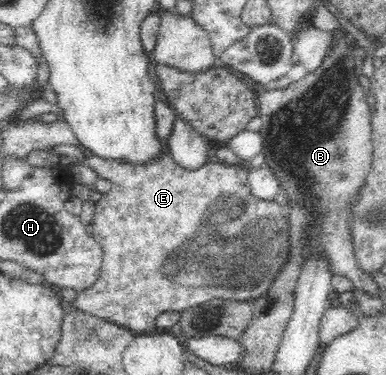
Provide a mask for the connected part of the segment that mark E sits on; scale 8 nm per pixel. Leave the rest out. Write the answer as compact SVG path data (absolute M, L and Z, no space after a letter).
M160 154L153 160L136 165L114 159L107 160L98 156L89 156L84 159L84 164L96 171L98 177L111 181L111 189L108 193L103 193L102 199L96 202L96 210L91 221L93 226L91 235L101 245L103 251L103 265L96 283L88 289L79 291L74 301L65 303L66 313L77 309L77 311L82 313L128 328L136 334L146 333L146 331L156 328L156 317L166 313L166 311L182 312L185 309L202 305L212 298L224 298L233 302L241 302L254 300L264 295L270 289L272 282L277 277L277 273L282 269L288 257L288 245L292 241L289 234L291 231L288 231L288 219L286 219L284 211L280 211L282 209L280 205L258 200L258 198L252 196L251 188L246 183L248 166L244 164L228 165L211 160L201 165L198 169L188 170L176 164L170 154Z

